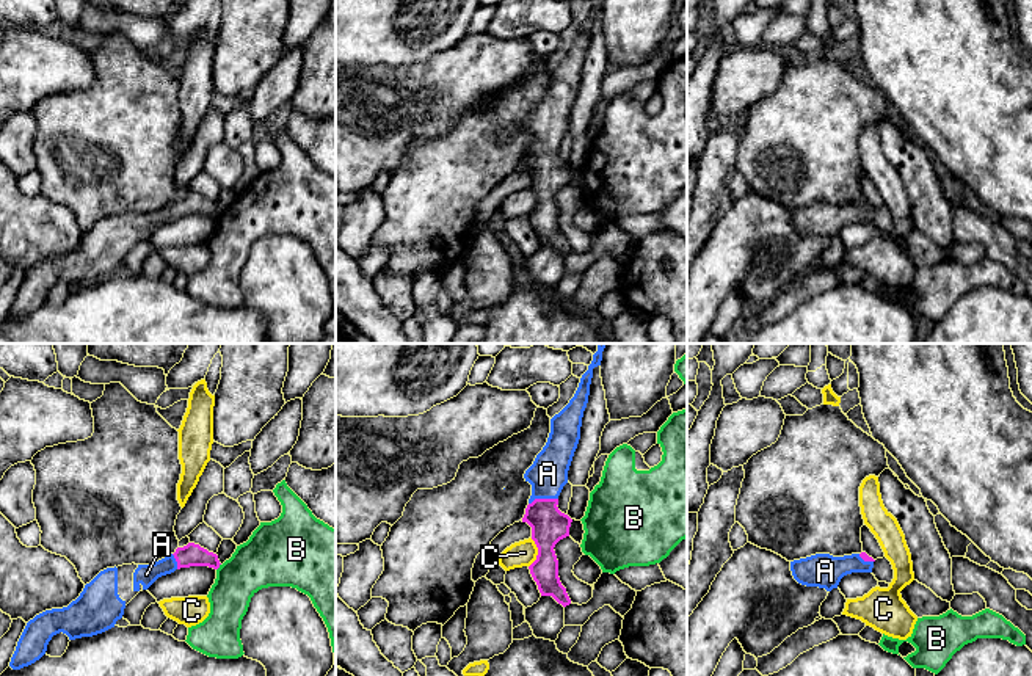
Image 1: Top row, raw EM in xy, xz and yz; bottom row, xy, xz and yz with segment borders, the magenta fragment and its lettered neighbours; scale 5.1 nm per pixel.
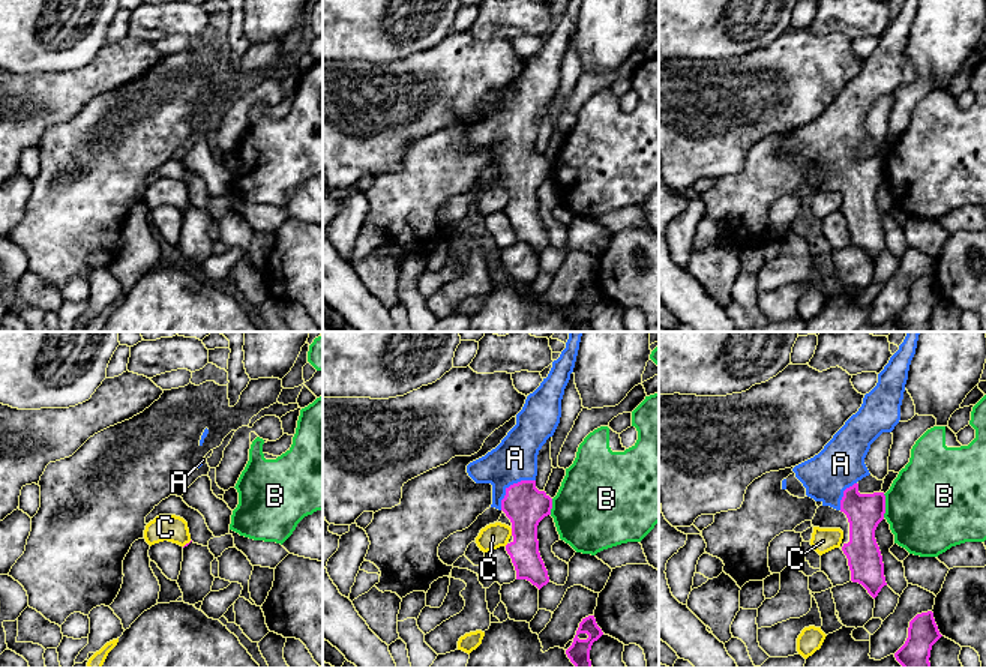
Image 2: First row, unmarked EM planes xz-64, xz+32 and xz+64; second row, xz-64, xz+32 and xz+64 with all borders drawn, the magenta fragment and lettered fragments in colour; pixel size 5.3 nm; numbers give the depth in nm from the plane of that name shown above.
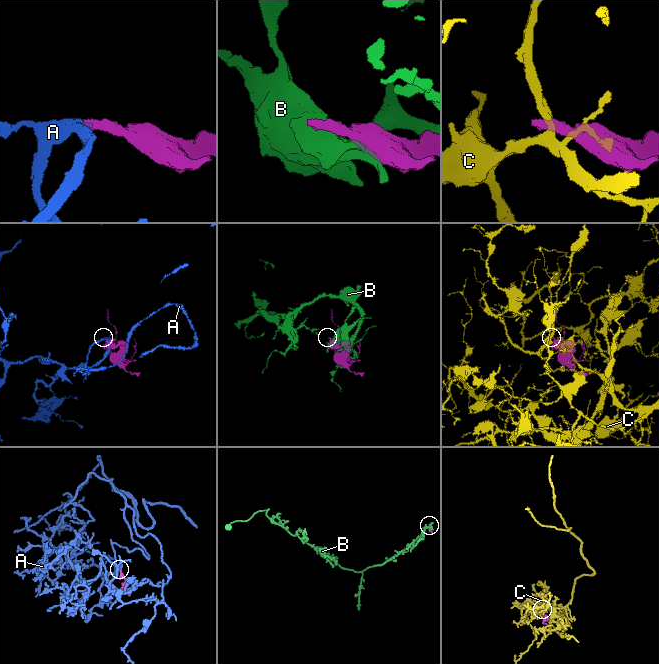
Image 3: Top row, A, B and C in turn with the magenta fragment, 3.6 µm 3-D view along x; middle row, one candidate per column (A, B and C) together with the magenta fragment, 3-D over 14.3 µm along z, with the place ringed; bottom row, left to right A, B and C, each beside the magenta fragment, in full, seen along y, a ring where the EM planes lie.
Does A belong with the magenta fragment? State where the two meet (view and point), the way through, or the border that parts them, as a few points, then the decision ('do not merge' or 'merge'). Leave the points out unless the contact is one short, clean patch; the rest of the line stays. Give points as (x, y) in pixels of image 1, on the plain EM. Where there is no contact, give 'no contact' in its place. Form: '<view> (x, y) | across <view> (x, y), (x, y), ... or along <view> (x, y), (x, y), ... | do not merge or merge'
xz (543, 148) | across xz (549, 174), (543, 165), (543, 148), (548, 123) | merge

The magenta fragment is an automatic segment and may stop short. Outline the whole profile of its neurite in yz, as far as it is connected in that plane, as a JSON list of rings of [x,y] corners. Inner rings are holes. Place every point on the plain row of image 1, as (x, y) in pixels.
[[[866,201],[844,205],[816,202],[790,210],[790,220],[798,232],[831,240],[838,237],[841,227],[847,223],[872,221],[874,210]]]

